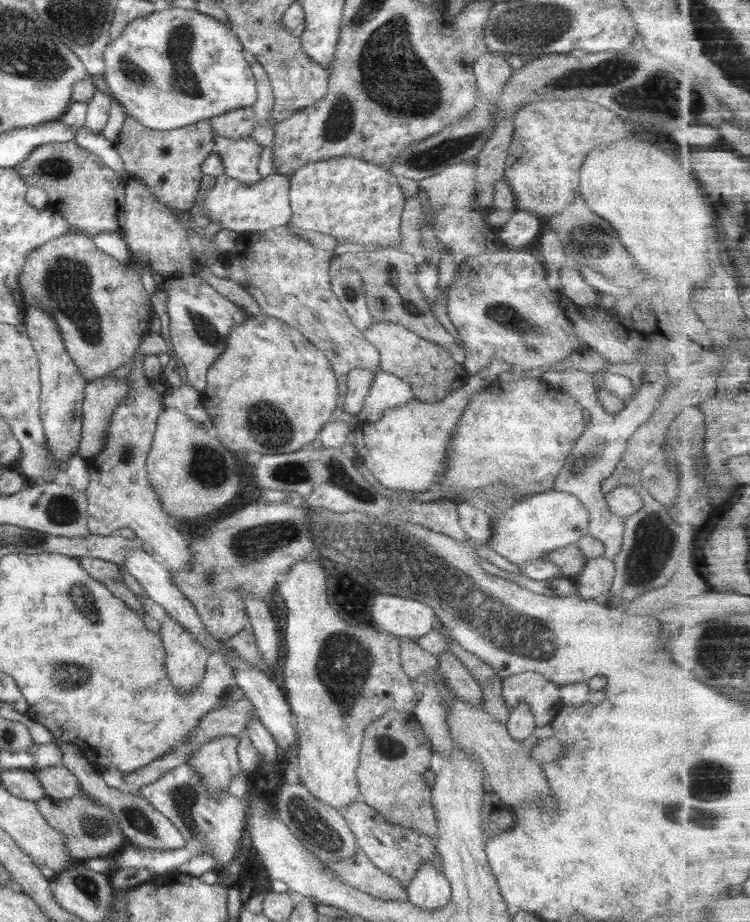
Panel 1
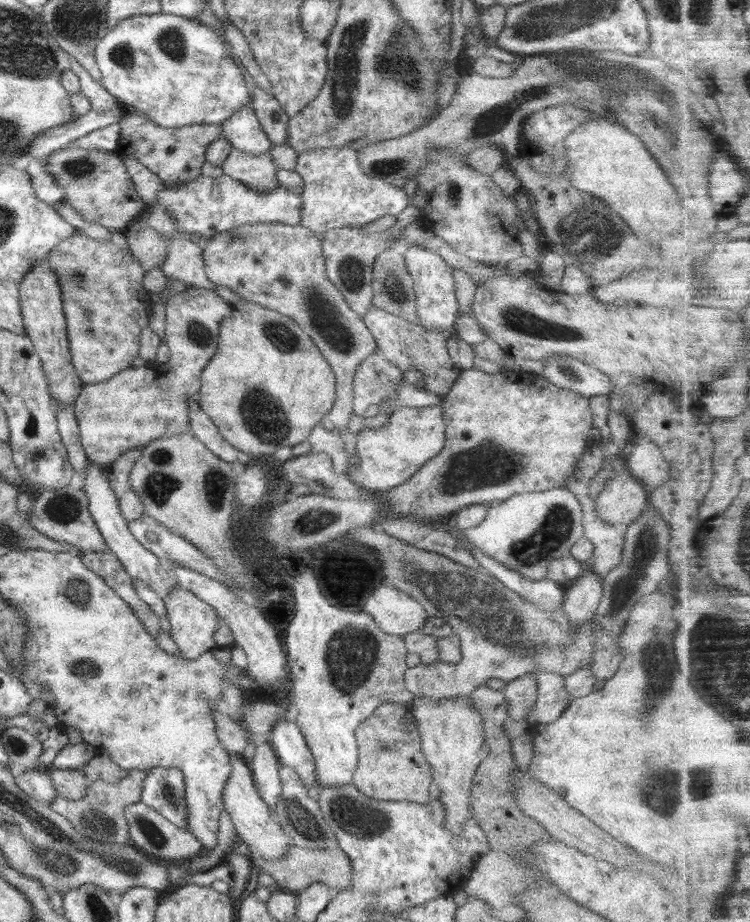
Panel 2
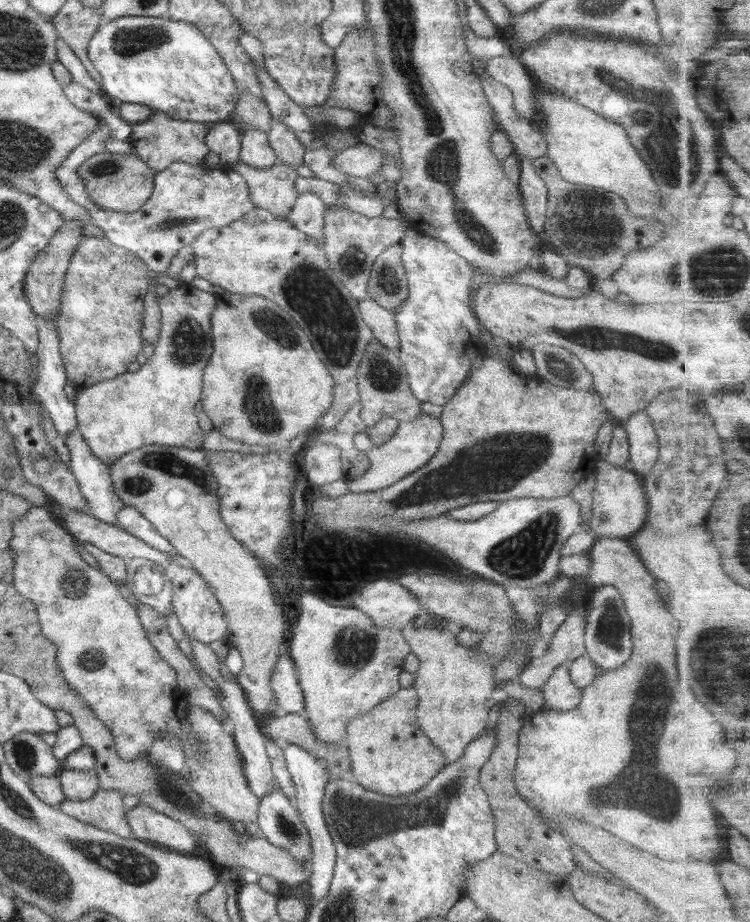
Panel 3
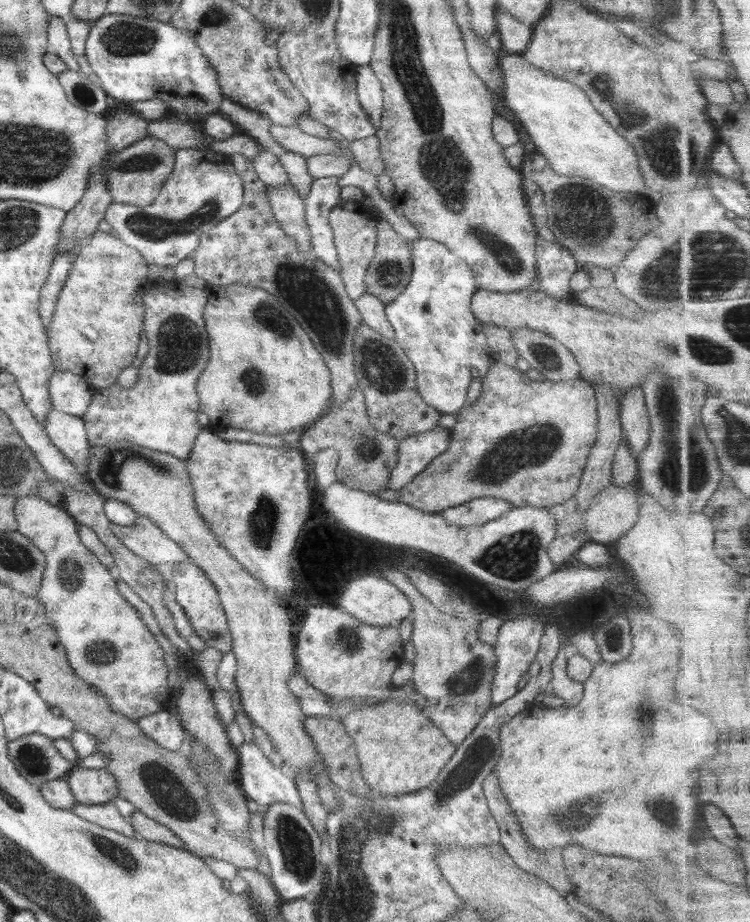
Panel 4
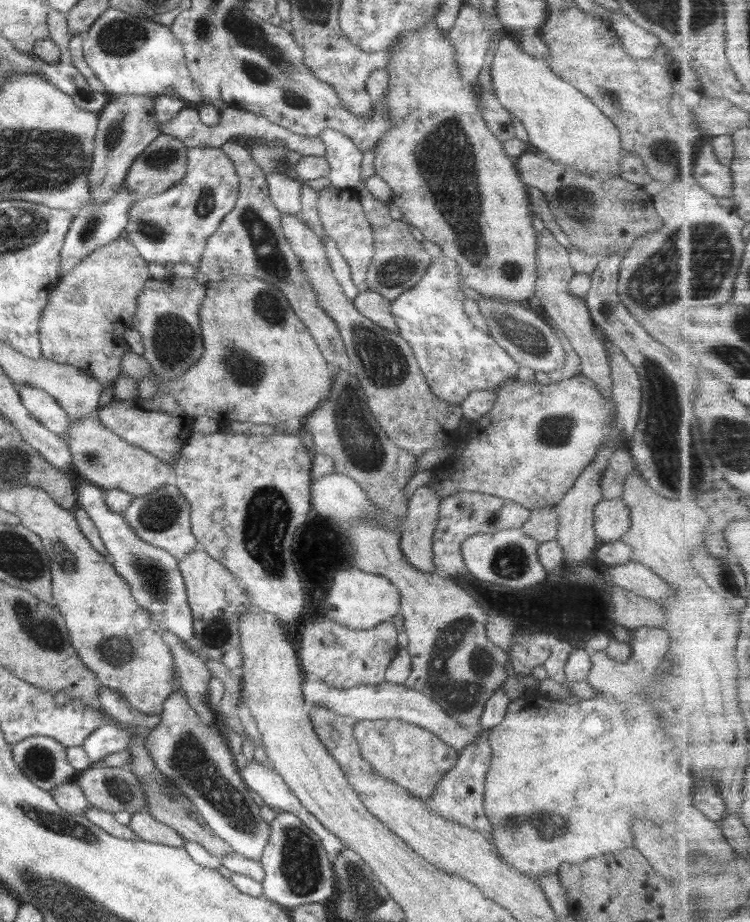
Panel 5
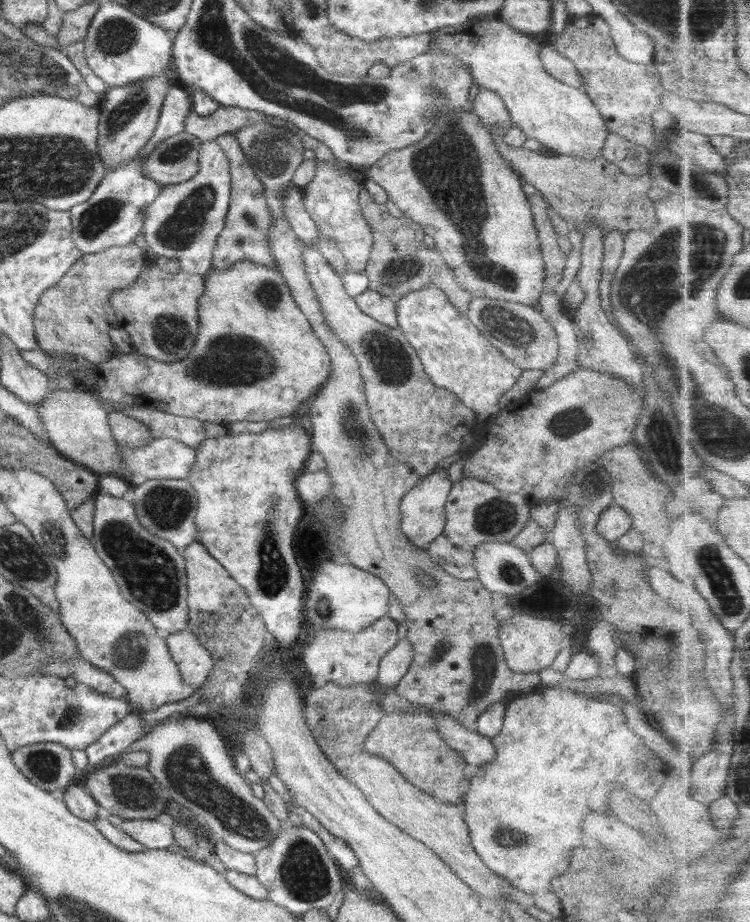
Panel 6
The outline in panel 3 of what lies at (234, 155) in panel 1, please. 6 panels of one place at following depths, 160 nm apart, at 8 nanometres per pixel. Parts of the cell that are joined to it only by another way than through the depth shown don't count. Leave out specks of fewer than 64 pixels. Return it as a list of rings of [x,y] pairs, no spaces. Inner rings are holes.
[[[239,160],[230,168],[245,178],[251,202],[285,221],[289,220],[289,212],[300,195],[295,187],[298,175],[294,167],[278,162],[270,168],[259,169]]]

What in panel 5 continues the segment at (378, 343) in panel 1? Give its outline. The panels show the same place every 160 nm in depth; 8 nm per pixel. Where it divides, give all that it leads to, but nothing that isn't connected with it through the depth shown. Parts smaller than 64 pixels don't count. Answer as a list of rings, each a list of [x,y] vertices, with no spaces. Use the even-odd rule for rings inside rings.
[[[365,288],[360,290],[353,300],[354,306],[374,324],[386,330],[398,332],[394,315],[391,312],[391,301],[379,292]]]

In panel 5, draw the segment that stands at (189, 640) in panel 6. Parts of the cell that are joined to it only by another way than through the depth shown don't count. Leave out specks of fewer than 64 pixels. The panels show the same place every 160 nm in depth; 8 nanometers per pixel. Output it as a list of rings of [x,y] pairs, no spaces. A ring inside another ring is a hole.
[[[183,641],[177,643],[171,648],[175,664],[175,674],[177,682],[185,692],[188,704],[196,711],[201,721],[208,726],[214,725],[214,710],[207,705],[208,684],[210,680],[210,671],[206,666],[205,659],[198,656],[198,651],[191,651],[184,645]]]

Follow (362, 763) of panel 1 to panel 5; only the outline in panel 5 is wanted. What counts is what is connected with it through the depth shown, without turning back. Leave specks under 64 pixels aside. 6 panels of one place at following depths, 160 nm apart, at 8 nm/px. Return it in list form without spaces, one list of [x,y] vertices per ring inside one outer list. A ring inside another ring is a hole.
[[[359,720],[353,726],[353,733],[361,755],[373,766],[376,773],[405,788],[410,794],[425,799],[430,798],[438,782],[454,768],[459,757],[456,749],[448,746],[434,733],[406,720]]]

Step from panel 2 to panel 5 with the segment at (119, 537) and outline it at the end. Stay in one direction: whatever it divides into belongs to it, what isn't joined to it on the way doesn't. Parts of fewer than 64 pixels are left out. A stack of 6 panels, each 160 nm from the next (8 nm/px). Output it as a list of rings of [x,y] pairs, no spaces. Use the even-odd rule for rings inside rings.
[[[14,385],[22,400],[22,406],[36,418],[42,426],[57,434],[62,440],[69,440],[70,419],[58,405],[55,398],[40,388],[30,385]]]

